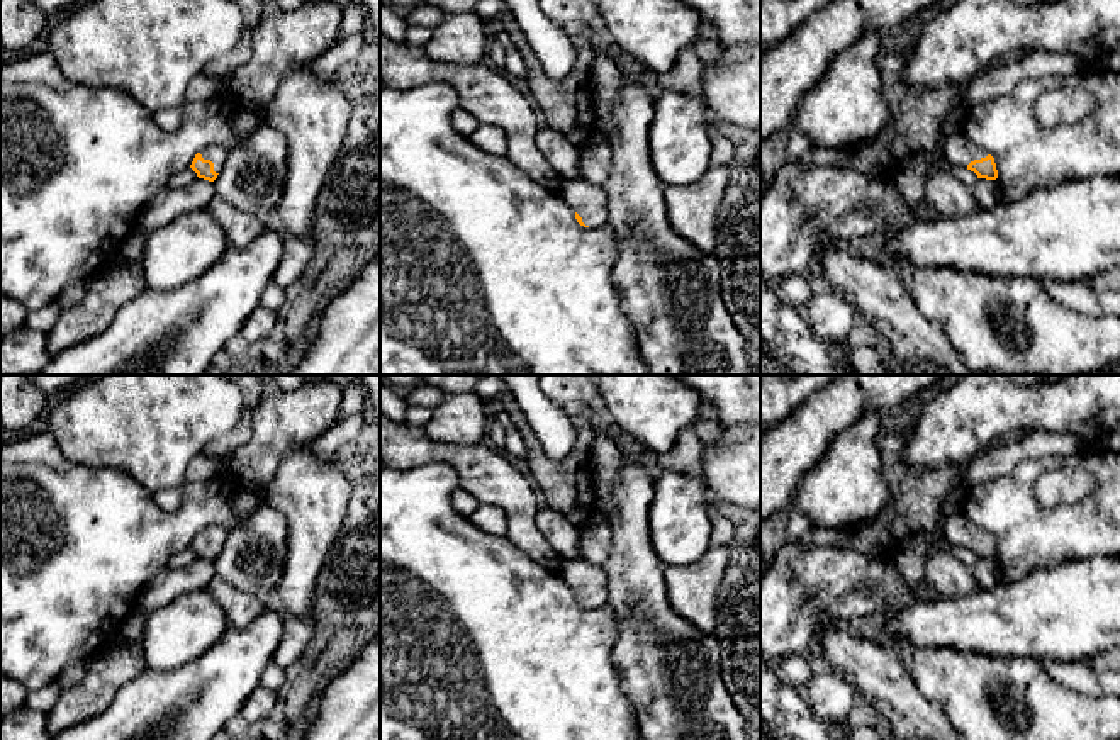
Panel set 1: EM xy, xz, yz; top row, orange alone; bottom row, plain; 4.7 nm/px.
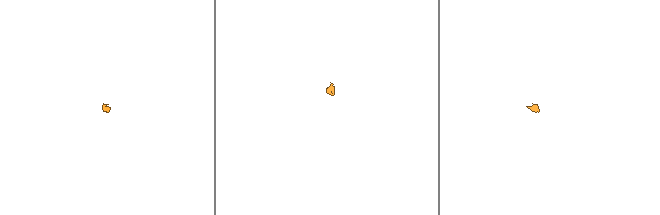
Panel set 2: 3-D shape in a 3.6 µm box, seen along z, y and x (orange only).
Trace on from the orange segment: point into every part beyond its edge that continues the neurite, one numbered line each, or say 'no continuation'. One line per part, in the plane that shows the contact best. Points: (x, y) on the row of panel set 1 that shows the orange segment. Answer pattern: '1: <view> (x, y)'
1: xy (218, 155)

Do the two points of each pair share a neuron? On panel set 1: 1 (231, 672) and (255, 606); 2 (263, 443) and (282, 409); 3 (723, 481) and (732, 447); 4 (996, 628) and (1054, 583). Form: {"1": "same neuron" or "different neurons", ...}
{"1": "different neurons", "2": "same neuron", "3": "same neuron", "4": "same neuron"}

